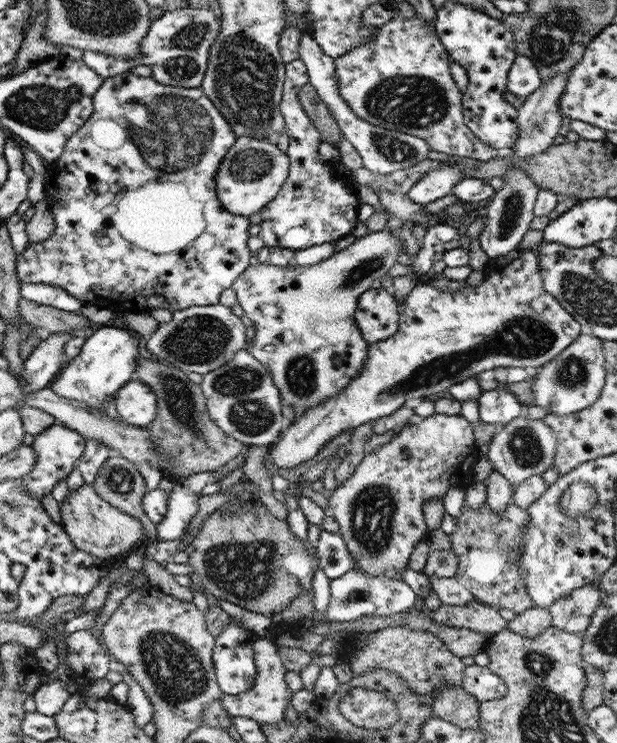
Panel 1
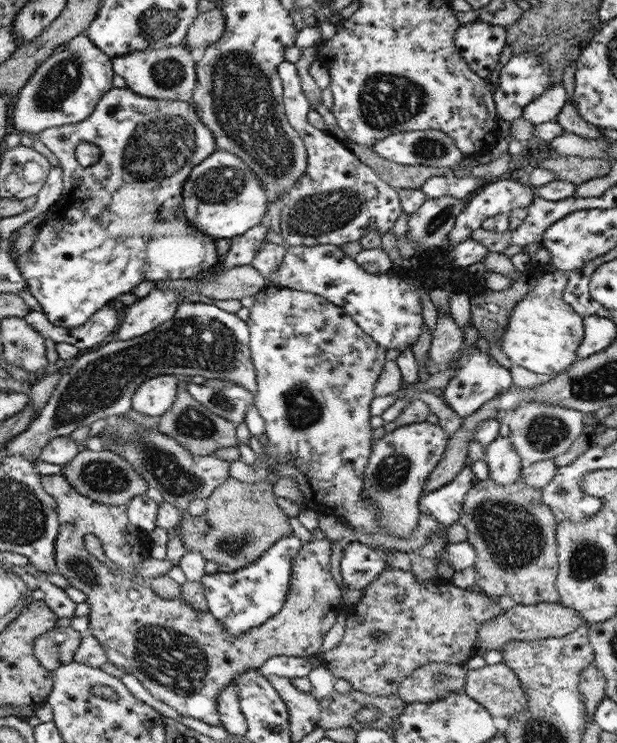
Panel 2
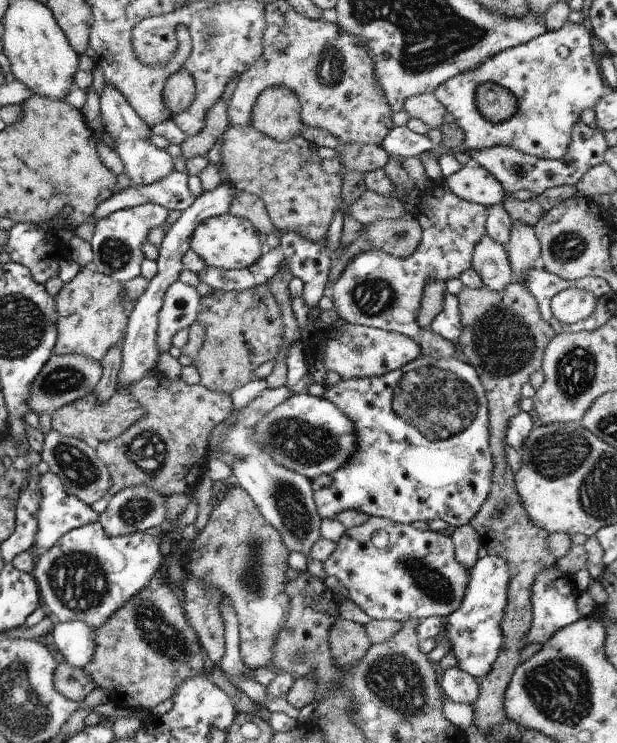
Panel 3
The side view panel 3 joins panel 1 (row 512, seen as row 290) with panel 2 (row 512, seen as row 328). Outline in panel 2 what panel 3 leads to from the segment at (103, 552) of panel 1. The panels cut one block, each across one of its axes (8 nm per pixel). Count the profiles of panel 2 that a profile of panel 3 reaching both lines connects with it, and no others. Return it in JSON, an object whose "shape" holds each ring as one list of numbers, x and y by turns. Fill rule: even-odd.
{"shape":[[61,474,42,476,43,489,47,491,58,503,59,534,56,540,57,573,68,580,70,587,78,589,86,595,86,603,89,604,89,626,92,628,93,638,98,639,103,645,112,664,124,668,126,673,138,678,142,686,158,701,174,708,181,716,196,718,212,726,222,725,219,717,218,702,223,690,234,682,237,674,248,668,258,668,266,664,272,657,309,657,318,652,324,644,324,634,334,627,338,606,340,606,340,590,330,574,330,550,332,546,329,540,314,539,304,542,301,553,292,562,292,576,290,578,290,590,284,607,276,616,272,616,268,622,256,628,250,628,242,636,230,636,224,632,220,622,216,622,210,612,195,610,190,603,182,599,160,598,151,590,149,581,132,574,130,569,138,567,144,556,132,554,132,552,148,552,146,536,142,529,131,522,126,508,105,505,96,502,87,495,82,495,75,490,68,478],[94,534,102,544,108,560,116,564,117,570,112,571,112,566,100,562,98,558,89,554,85,548,84,536]]}

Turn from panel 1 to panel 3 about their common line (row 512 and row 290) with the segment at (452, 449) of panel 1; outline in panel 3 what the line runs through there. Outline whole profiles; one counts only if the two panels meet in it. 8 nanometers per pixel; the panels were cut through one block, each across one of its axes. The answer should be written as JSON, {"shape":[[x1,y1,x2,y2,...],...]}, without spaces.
{"shape":[[432,186,422,192,416,216,423,230,416,250,405,259,391,259,380,250,364,251,348,261,347,266,328,292,340,319,355,325,366,325,397,332,417,340,417,316,423,288,428,279,446,282,459,278,471,267,473,250,487,233,487,209,457,197,448,186]]}

